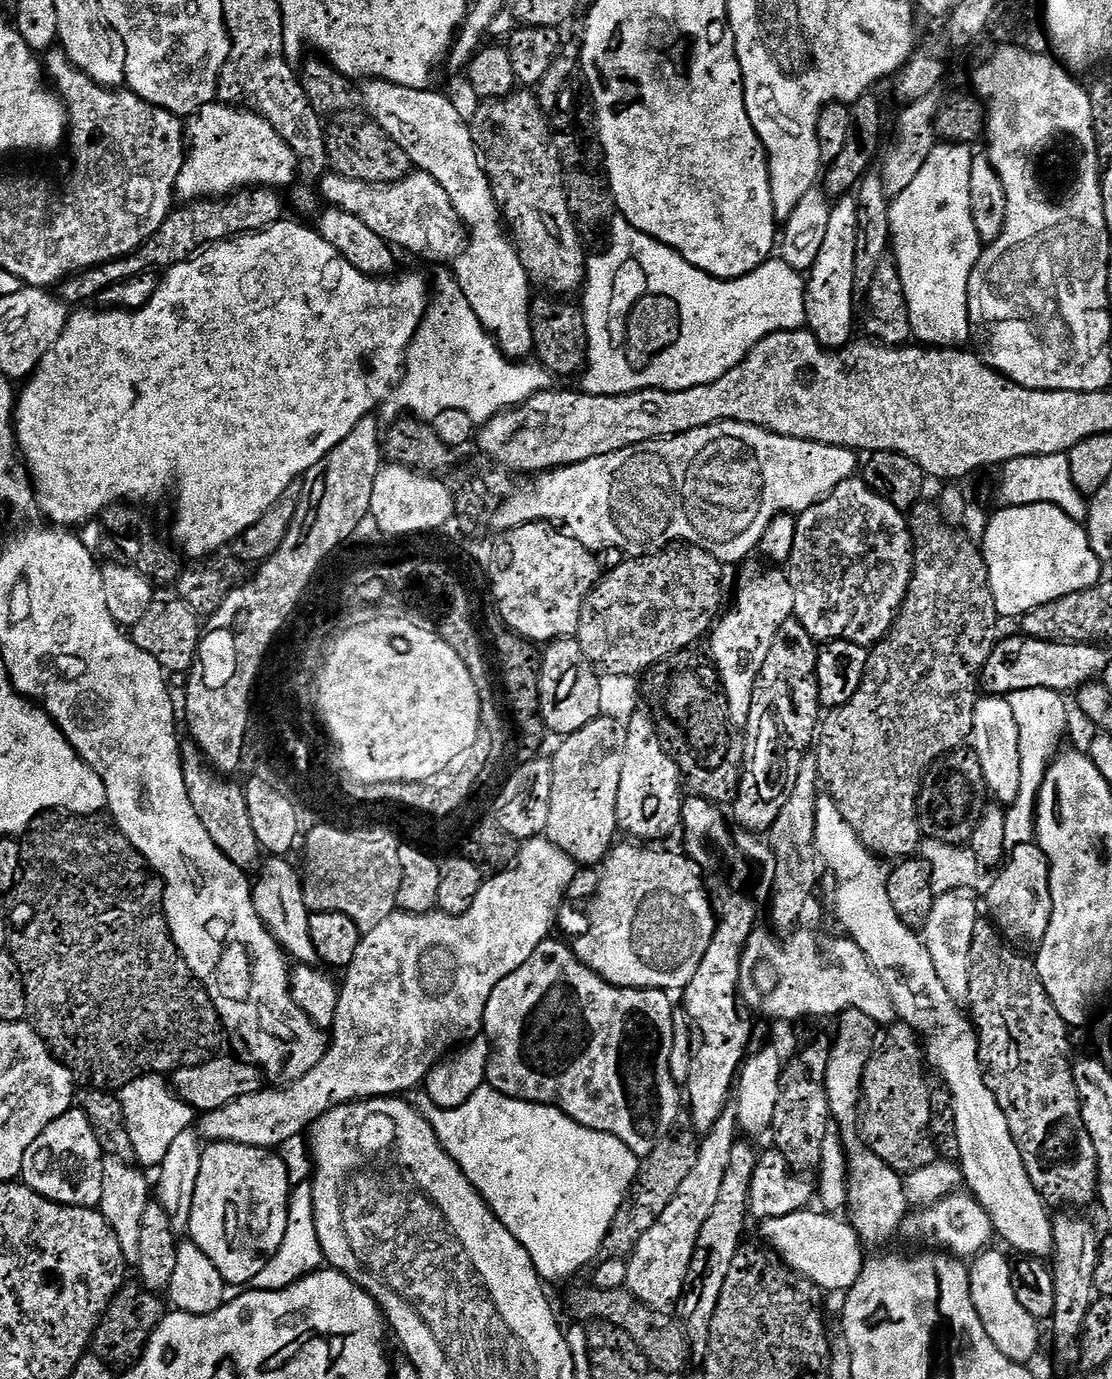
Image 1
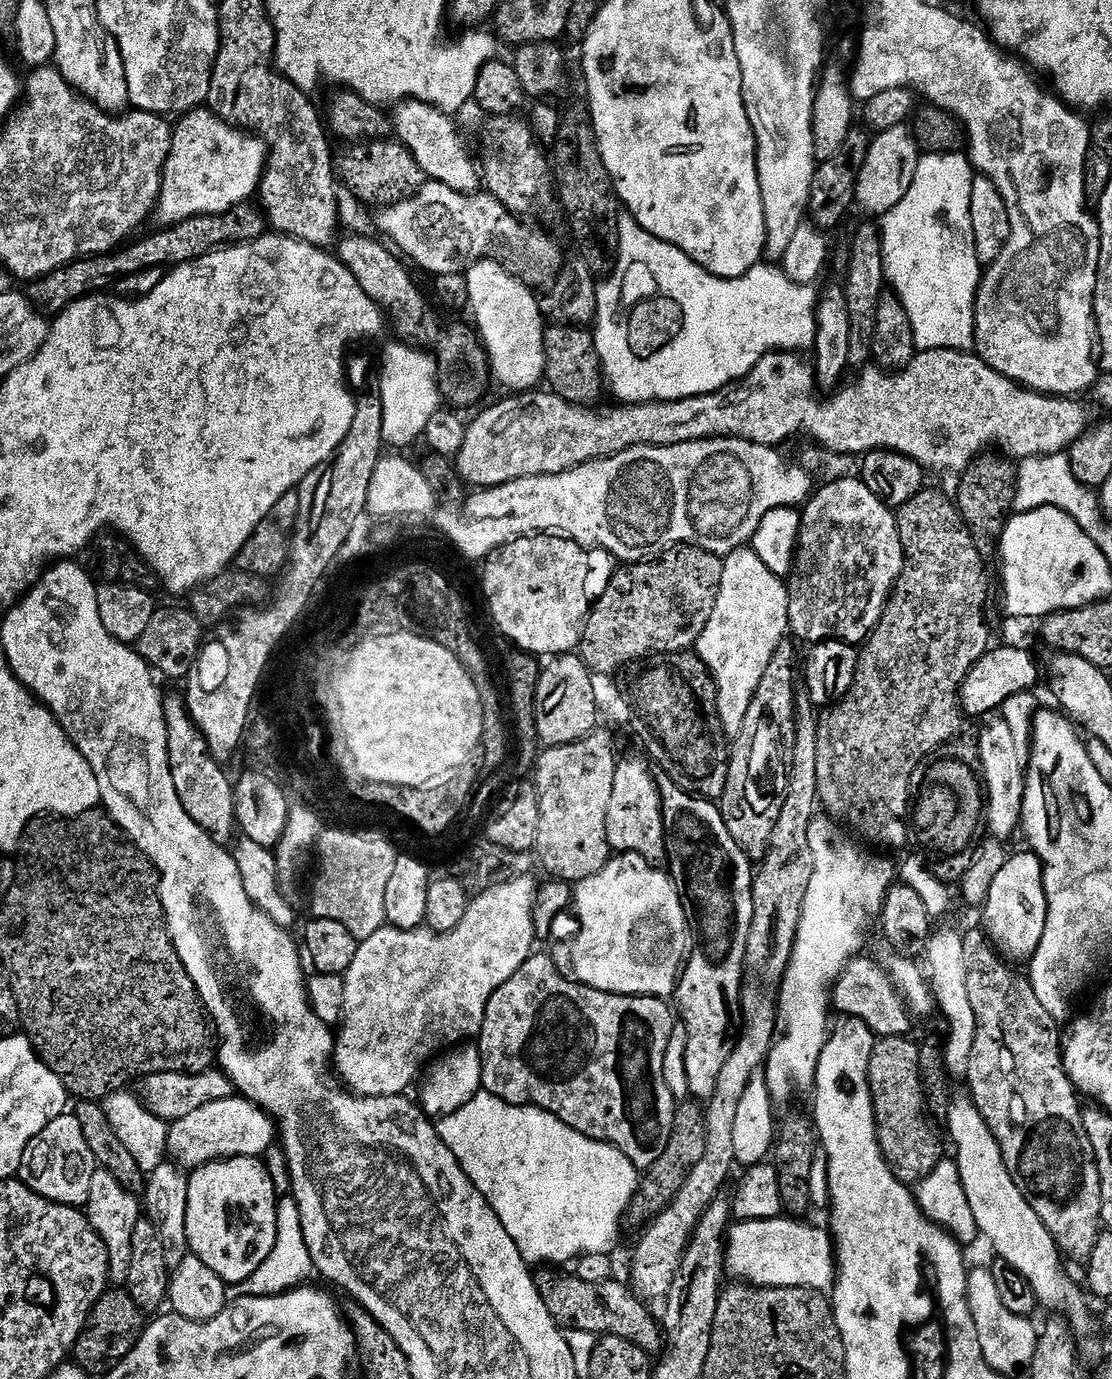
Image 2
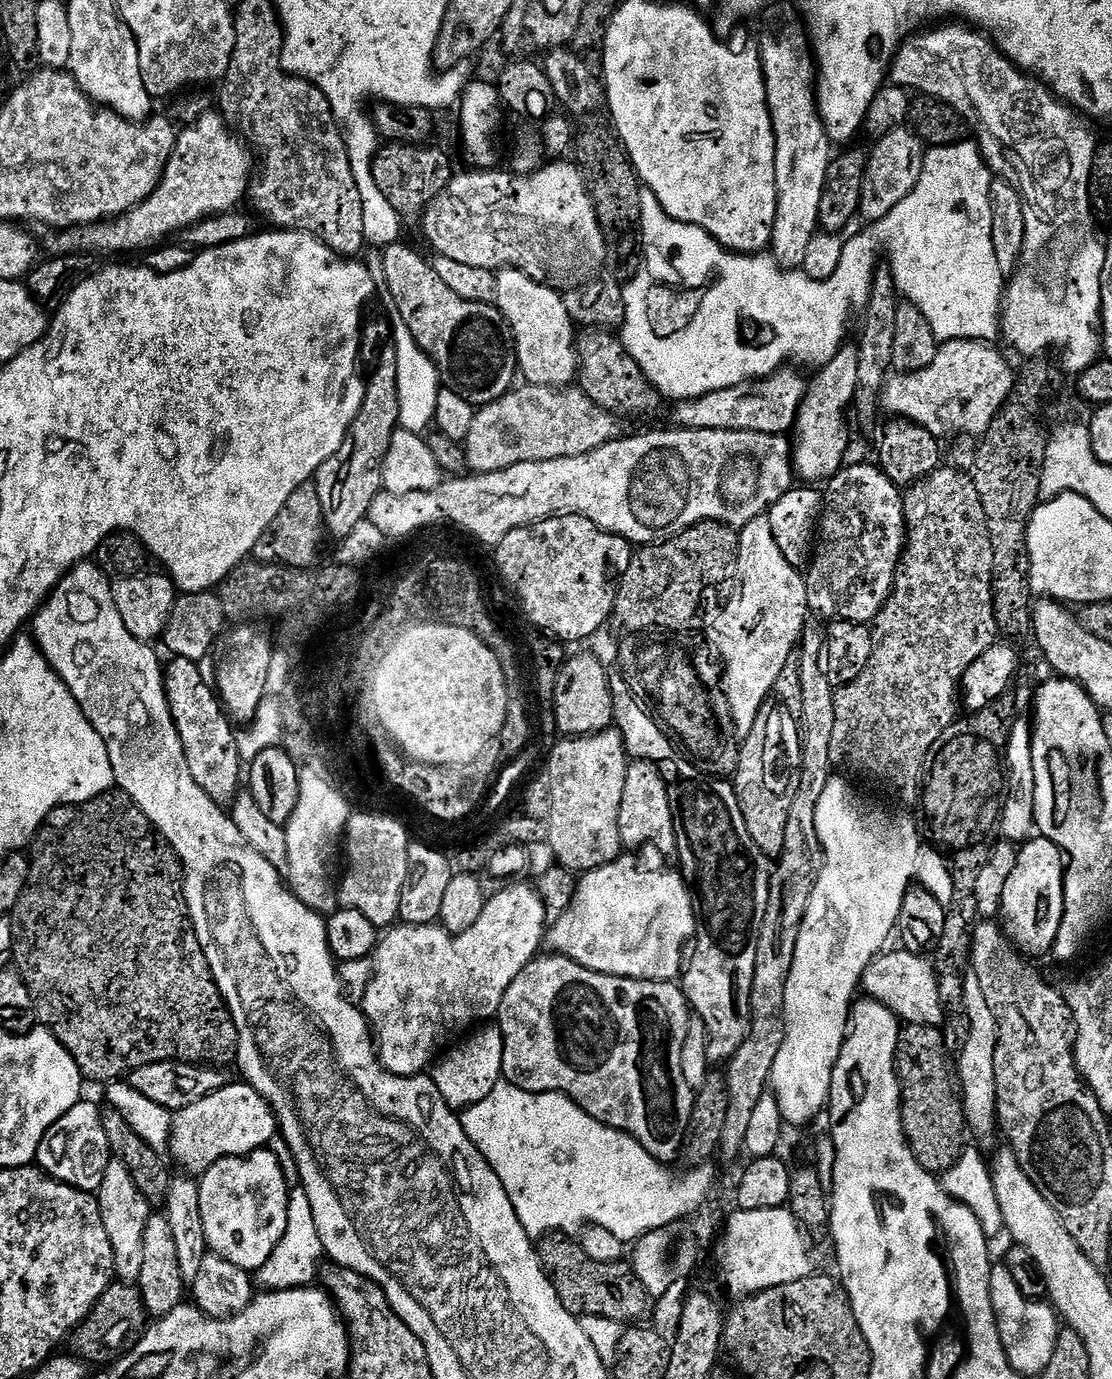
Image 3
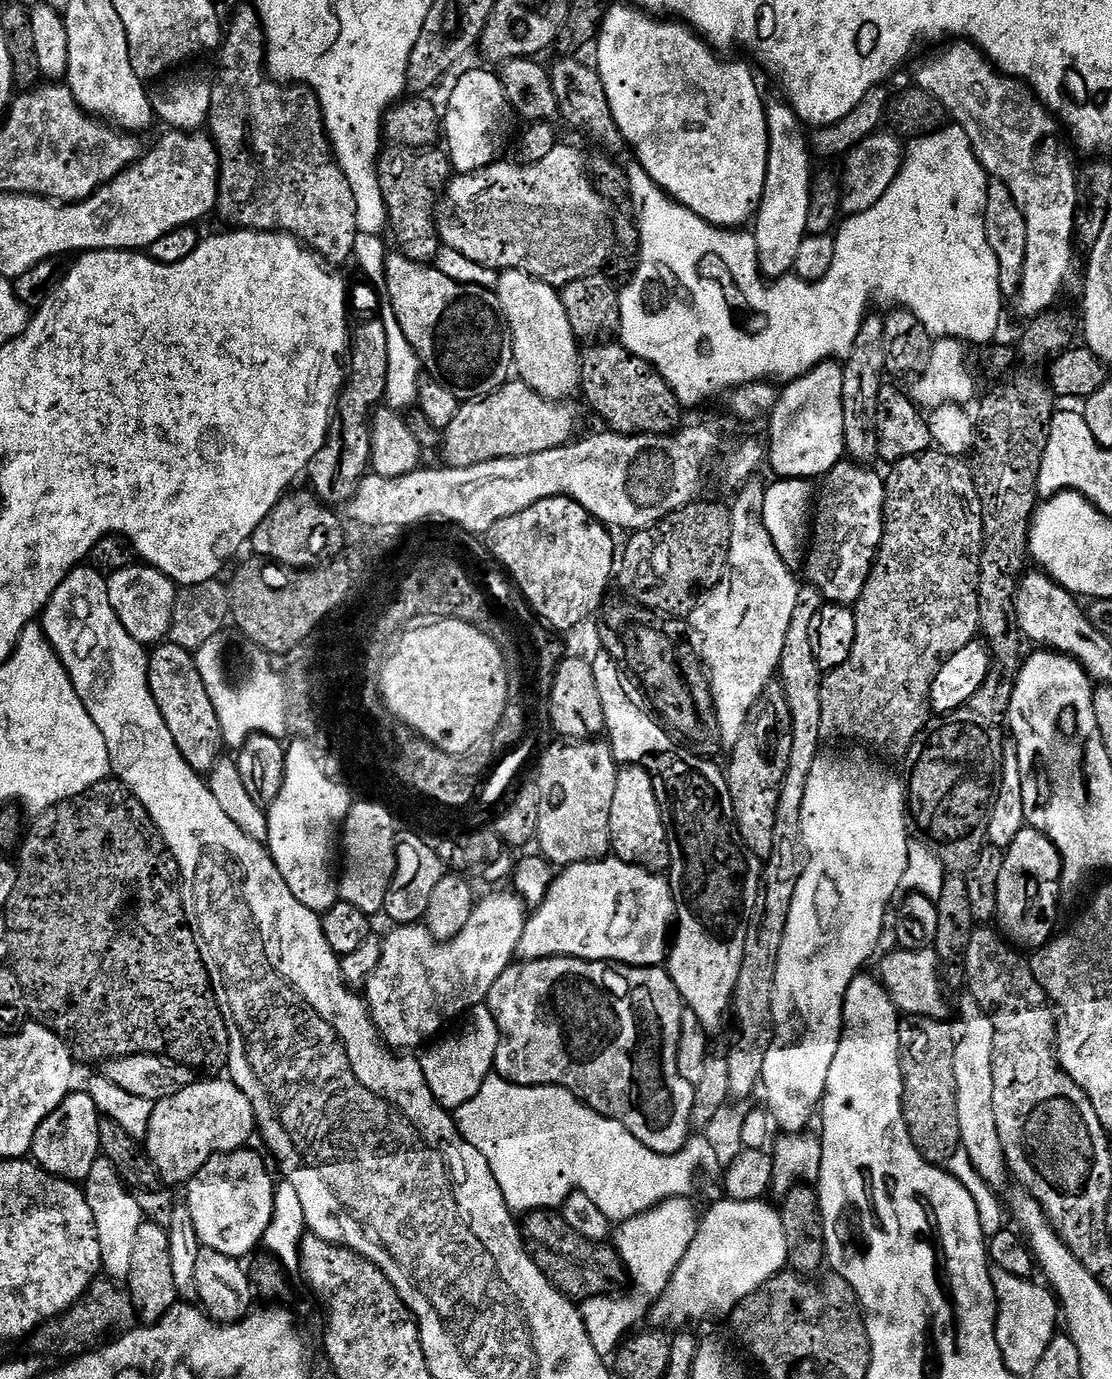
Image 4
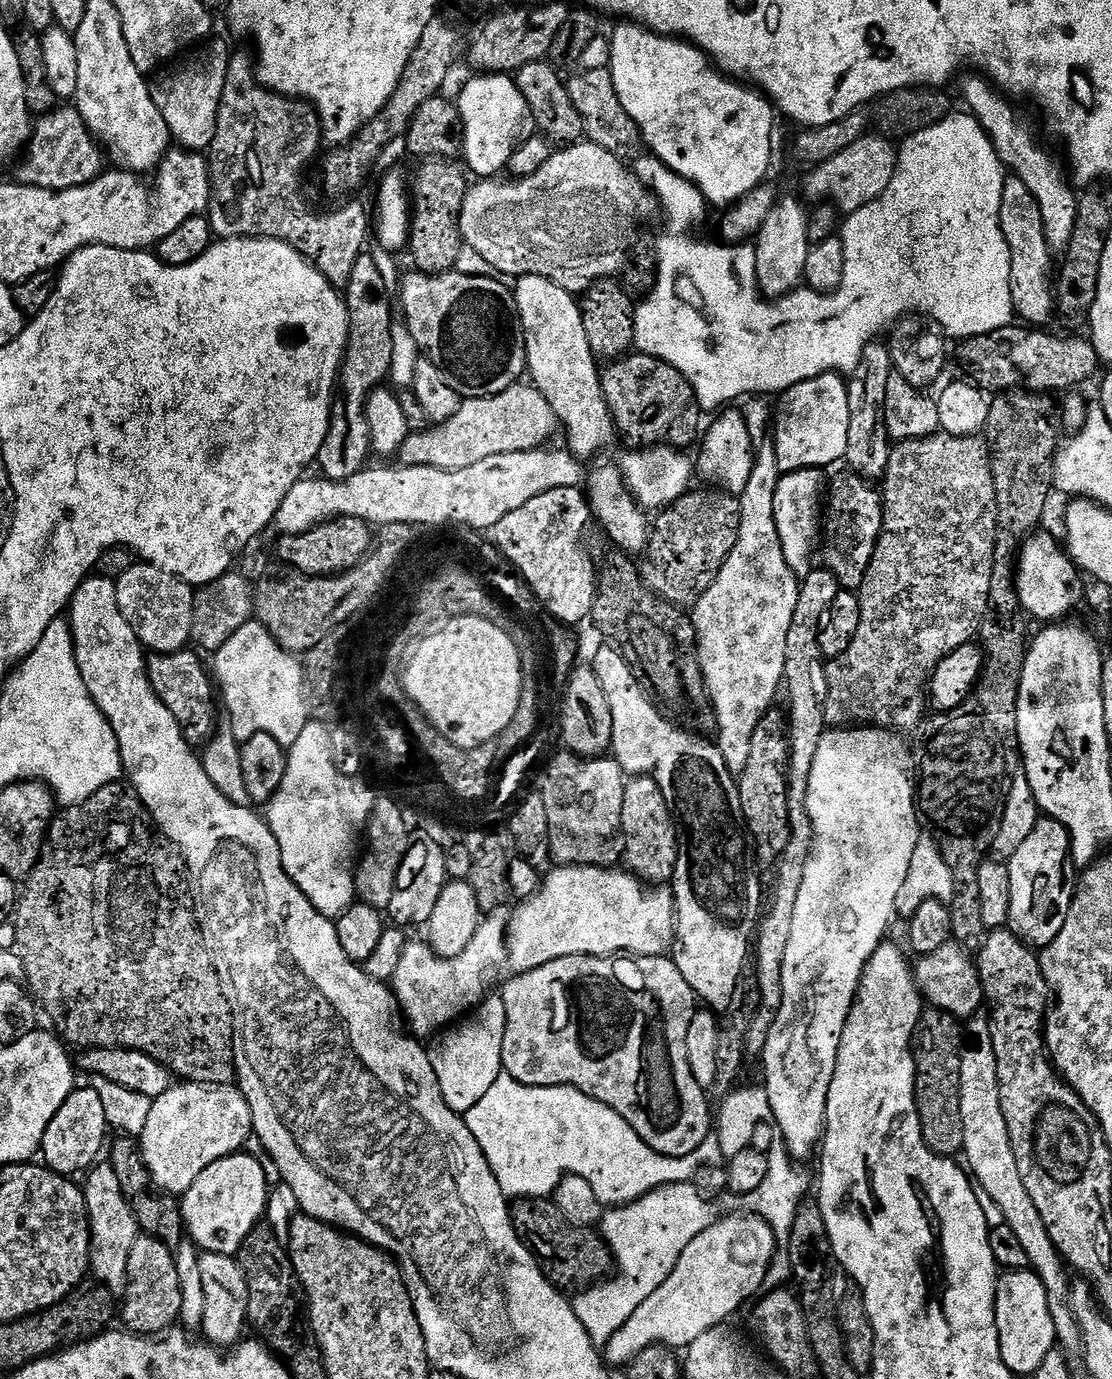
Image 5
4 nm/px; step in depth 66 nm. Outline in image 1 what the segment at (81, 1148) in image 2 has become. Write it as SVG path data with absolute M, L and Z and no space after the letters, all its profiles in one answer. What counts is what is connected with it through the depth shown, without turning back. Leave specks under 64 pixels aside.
M70 1110L62 1114L30 1146L24 1159L23 1183L38 1194L45 1196L56 1204L73 1204L75 1208L96 1208L102 1198L102 1170L104 1169L104 1152L98 1146L98 1138L83 1110Z

